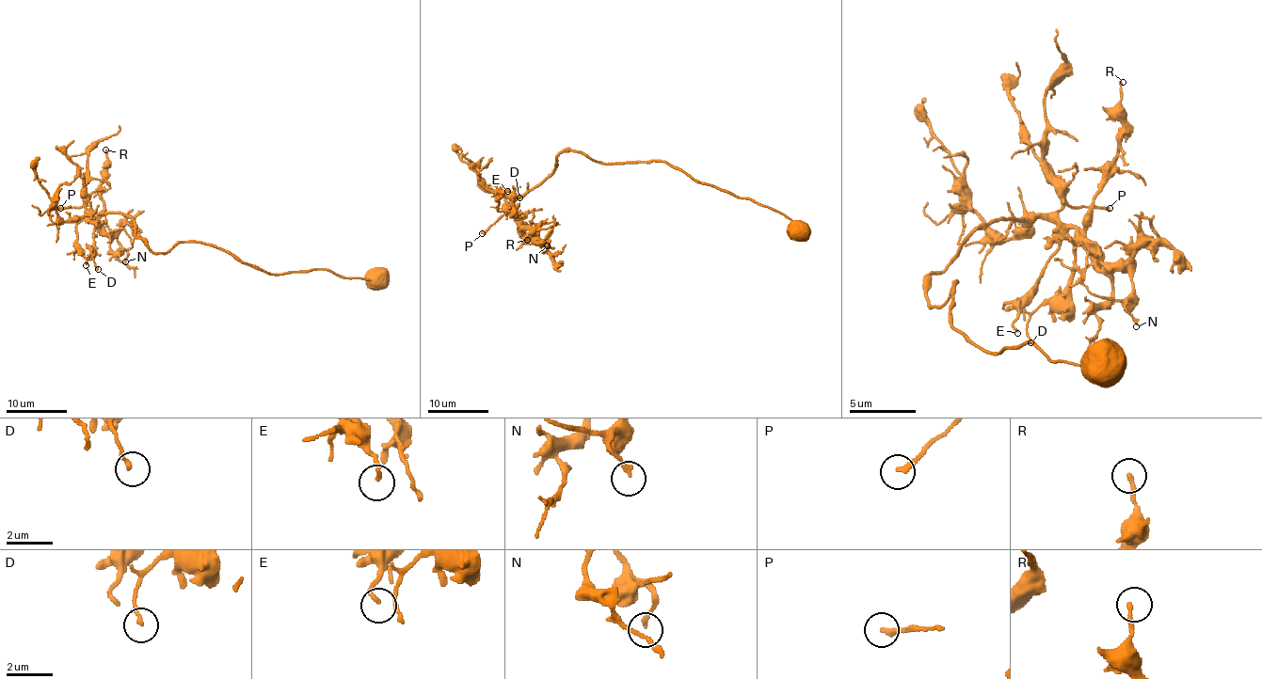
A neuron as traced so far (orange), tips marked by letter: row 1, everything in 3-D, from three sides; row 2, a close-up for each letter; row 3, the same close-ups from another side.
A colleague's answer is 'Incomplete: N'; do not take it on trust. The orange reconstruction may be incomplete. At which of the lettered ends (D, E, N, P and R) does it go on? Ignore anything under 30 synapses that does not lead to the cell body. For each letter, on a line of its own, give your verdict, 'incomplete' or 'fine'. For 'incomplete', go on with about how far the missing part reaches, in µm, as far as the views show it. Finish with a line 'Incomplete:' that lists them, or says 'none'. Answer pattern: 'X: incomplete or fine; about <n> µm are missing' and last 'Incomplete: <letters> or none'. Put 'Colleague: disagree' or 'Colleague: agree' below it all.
D: fine
E: fine
N: fine
P: fine
R: fine
Incomplete: none
Colleague: disagree

